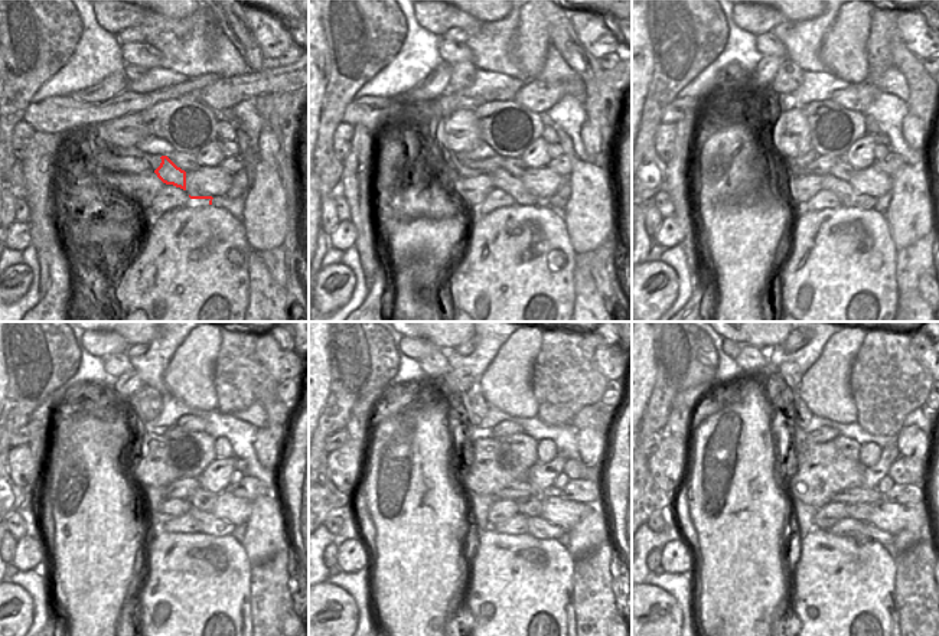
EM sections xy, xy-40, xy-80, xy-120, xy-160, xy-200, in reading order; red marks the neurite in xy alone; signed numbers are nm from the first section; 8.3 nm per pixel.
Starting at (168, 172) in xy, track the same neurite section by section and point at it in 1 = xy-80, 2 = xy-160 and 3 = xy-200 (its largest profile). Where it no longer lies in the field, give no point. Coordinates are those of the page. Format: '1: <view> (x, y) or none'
1: xy-80 (841, 189)
2: xy-160 (540, 528)
3: xy-200 (870, 532)

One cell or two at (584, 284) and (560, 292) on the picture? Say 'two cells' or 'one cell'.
two cells

